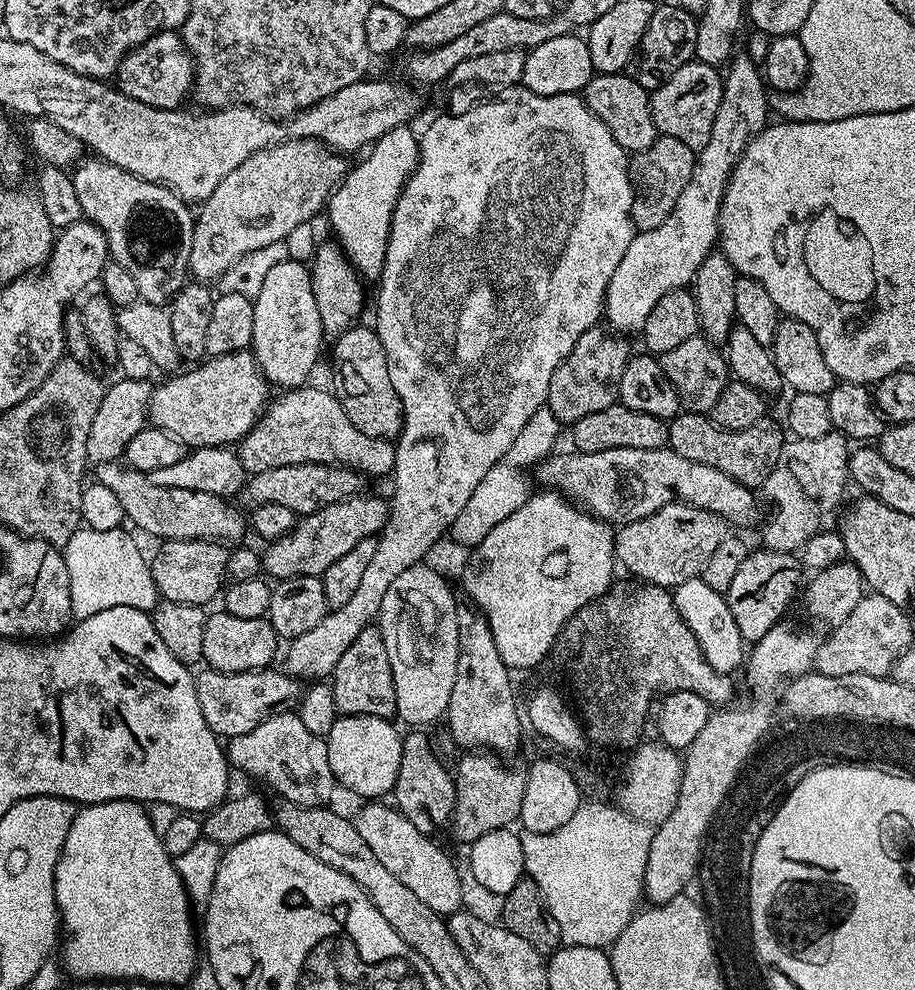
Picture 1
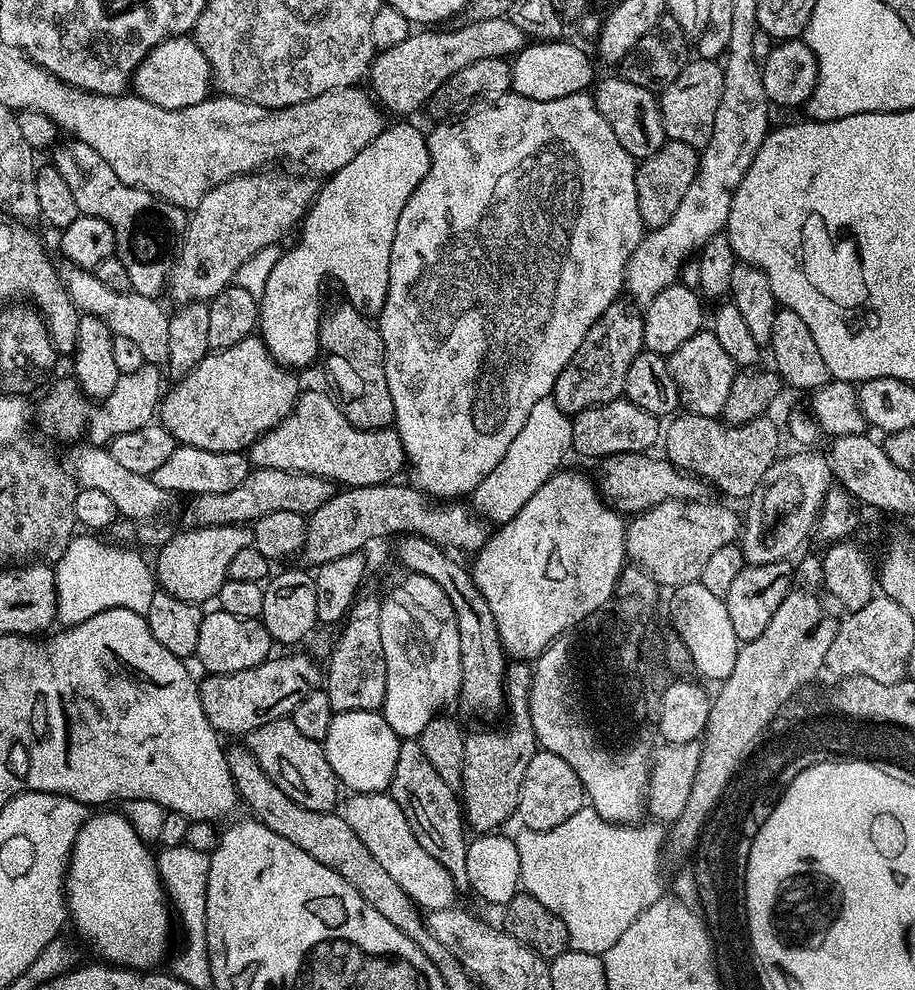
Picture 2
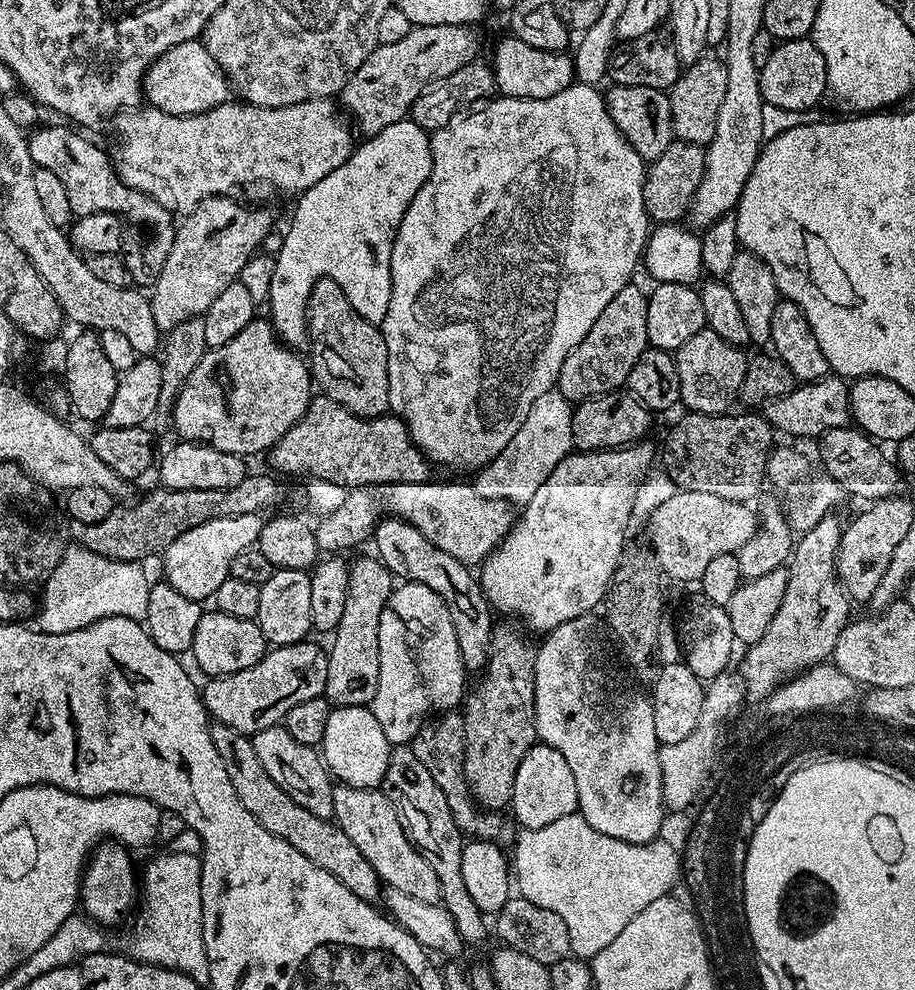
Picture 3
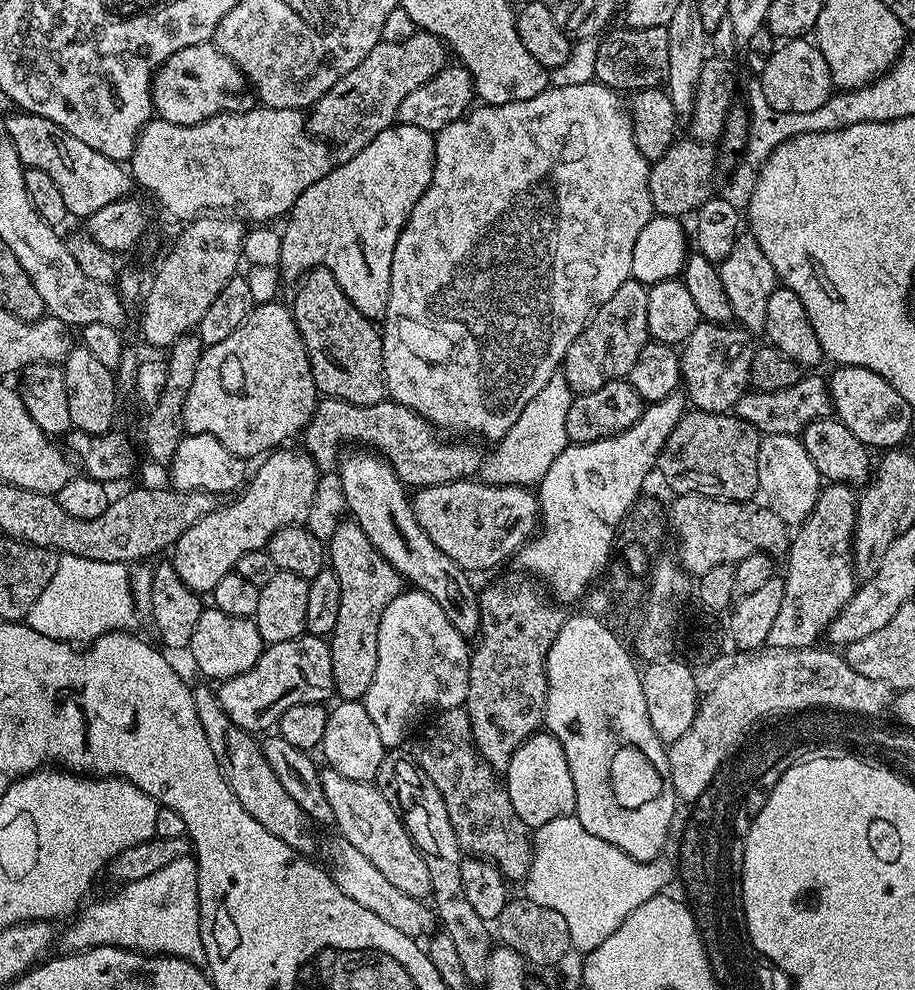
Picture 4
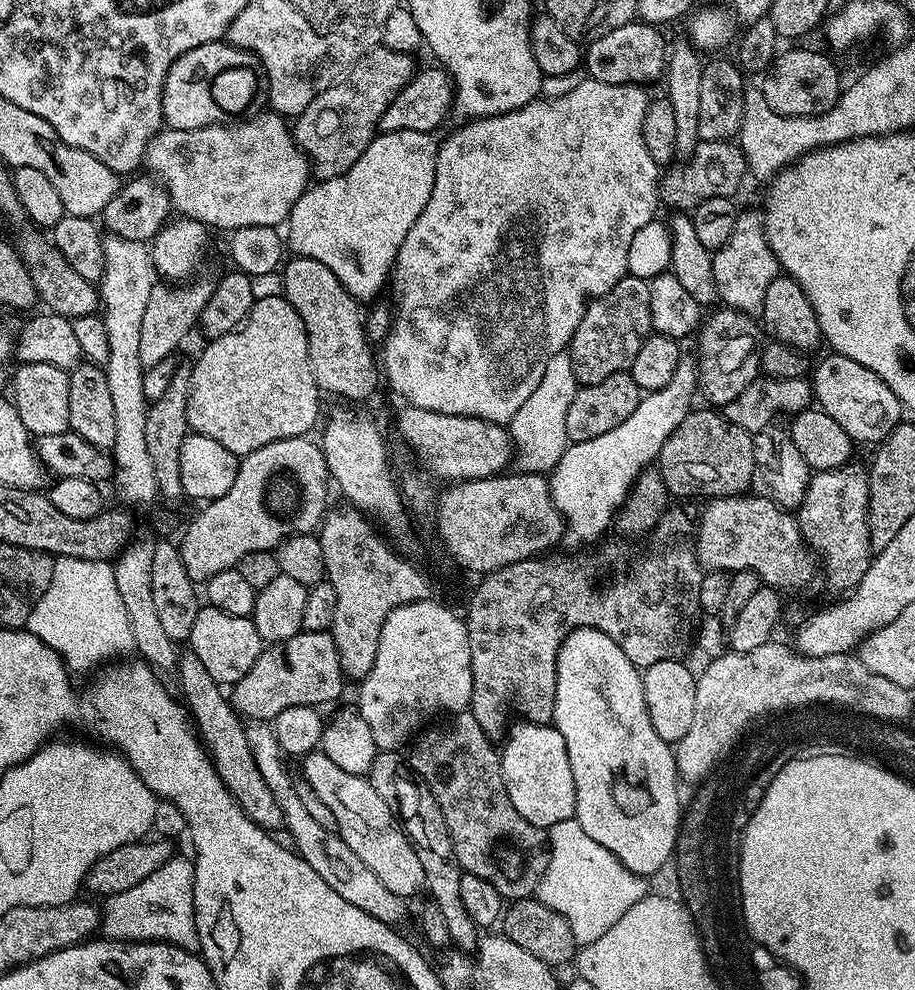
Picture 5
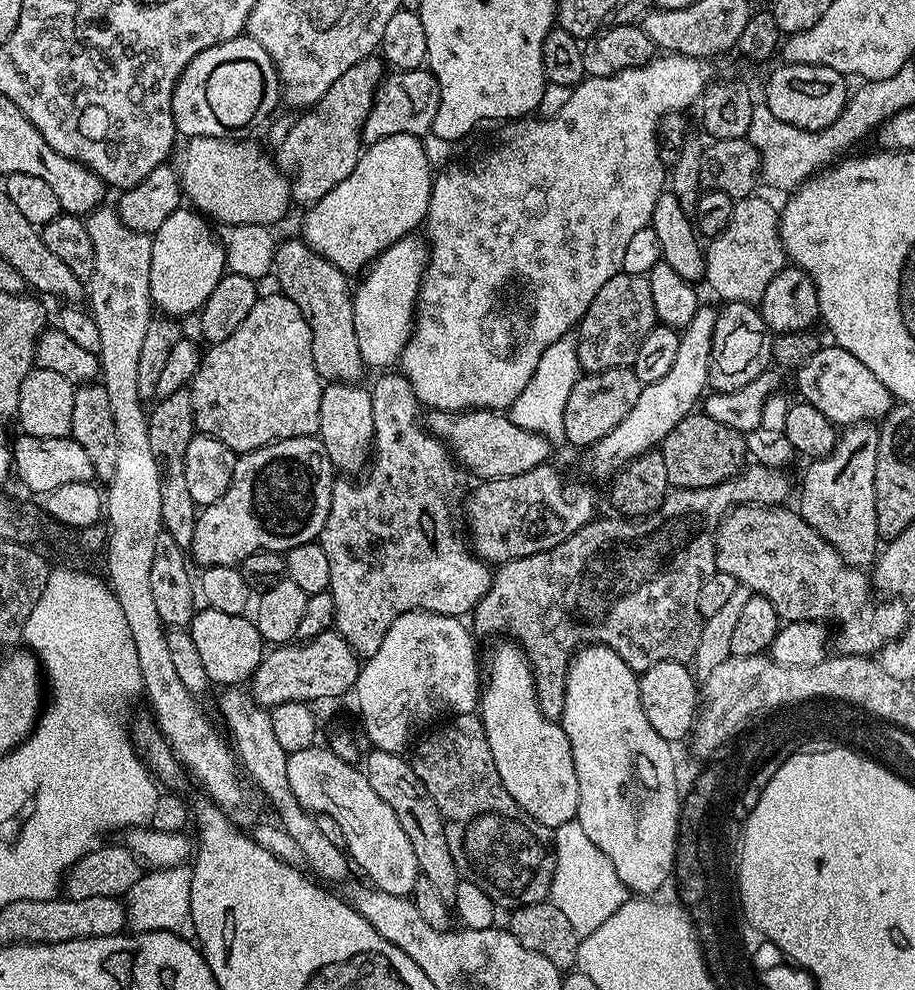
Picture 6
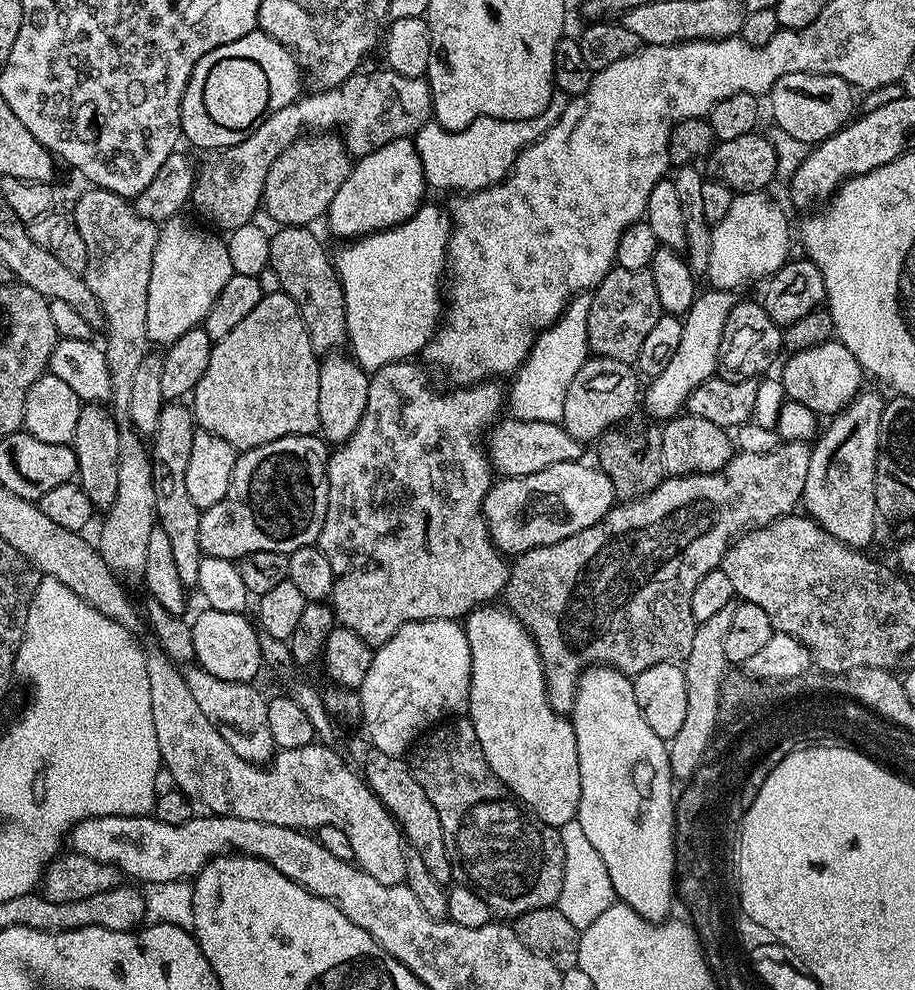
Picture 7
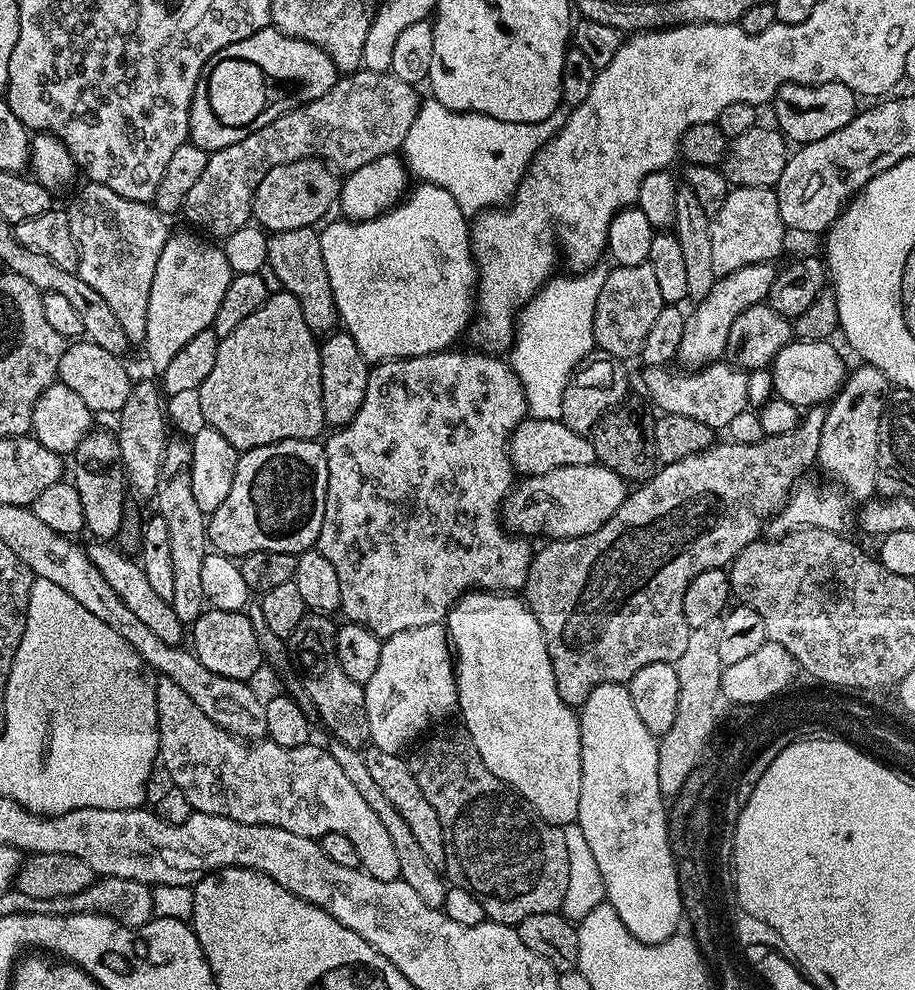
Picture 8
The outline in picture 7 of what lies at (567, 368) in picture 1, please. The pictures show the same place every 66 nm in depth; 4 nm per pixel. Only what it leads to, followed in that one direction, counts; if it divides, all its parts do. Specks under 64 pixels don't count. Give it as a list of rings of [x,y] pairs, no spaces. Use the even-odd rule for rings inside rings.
[[[613,266],[602,282],[591,293],[590,318],[586,318],[588,350],[592,356],[614,358],[623,364],[635,365],[638,350],[654,322],[661,316],[658,289],[648,268],[626,270]]]

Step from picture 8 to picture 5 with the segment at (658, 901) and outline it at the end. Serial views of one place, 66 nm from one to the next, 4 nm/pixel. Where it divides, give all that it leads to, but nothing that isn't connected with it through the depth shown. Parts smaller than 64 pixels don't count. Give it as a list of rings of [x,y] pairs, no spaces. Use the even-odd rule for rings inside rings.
[[[576,628],[565,638],[558,650],[556,669],[558,670],[558,686],[554,694],[552,724],[558,730],[558,734],[562,734],[562,742],[566,742],[566,754],[570,758],[570,774],[574,774],[574,790],[576,791],[574,818],[580,823],[582,830],[586,830],[586,834],[590,834],[590,838],[594,838],[598,846],[606,846],[606,850],[610,850],[610,854],[614,854],[614,858],[618,858],[618,862],[626,866],[626,870],[630,870],[635,876],[651,878],[667,860],[669,863],[673,859],[682,819],[682,808],[680,810],[680,788],[676,785],[676,780],[678,781],[676,758],[673,749],[665,740],[658,738],[658,734],[654,734],[654,726],[650,726],[650,714],[646,710],[646,698],[642,694],[641,669],[636,668],[634,662],[630,662],[630,658],[626,658],[622,646],[618,646],[614,638],[610,638],[602,630],[593,628]]]

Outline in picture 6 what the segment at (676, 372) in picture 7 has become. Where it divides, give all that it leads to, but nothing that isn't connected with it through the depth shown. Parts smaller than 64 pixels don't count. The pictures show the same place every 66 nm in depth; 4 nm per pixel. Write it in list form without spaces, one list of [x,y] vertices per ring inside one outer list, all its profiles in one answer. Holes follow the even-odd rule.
[[[702,306],[697,310],[694,318],[690,318],[688,325],[680,332],[678,355],[674,358],[670,371],[663,378],[658,378],[658,382],[643,385],[638,394],[638,402],[634,402],[634,410],[630,410],[630,414],[626,414],[626,418],[622,418],[622,422],[618,422],[618,426],[614,426],[610,434],[606,434],[606,438],[592,445],[592,457],[588,464],[598,479],[607,481],[635,456],[653,451],[663,444],[666,434],[670,434],[670,430],[674,430],[674,426],[678,426],[682,418],[692,415],[709,387],[710,350],[716,313],[715,307]]]

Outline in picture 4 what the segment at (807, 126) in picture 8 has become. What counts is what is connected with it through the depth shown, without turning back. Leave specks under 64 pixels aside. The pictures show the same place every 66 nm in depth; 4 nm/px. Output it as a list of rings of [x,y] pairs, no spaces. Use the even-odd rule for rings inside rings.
[[[808,38],[783,41],[770,54],[770,62],[766,62],[766,70],[758,74],[758,79],[762,94],[774,110],[809,113],[825,105],[834,93],[830,66],[826,66],[826,58]]]

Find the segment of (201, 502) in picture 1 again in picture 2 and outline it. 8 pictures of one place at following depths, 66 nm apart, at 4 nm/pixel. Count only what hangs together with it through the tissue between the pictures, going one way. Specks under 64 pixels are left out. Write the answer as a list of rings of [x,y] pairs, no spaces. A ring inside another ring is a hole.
[[[80,442],[73,448],[76,449],[72,452],[70,471],[77,485],[80,488],[102,490],[102,494],[107,494],[110,502],[114,502],[117,513],[121,517],[132,522],[147,522],[164,514],[164,511],[171,506],[174,500],[173,493],[162,490],[162,486],[153,482],[151,476],[134,474],[130,470],[125,470],[107,447]]]

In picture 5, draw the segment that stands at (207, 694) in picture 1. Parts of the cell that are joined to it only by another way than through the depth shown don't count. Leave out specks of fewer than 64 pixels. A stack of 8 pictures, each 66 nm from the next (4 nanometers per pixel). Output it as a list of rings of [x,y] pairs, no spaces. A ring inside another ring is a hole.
[[[305,630],[286,638],[286,642],[267,645],[258,662],[246,670],[237,684],[231,685],[230,699],[245,721],[270,722],[289,706],[325,706],[343,694],[344,684],[346,677],[331,631]]]

